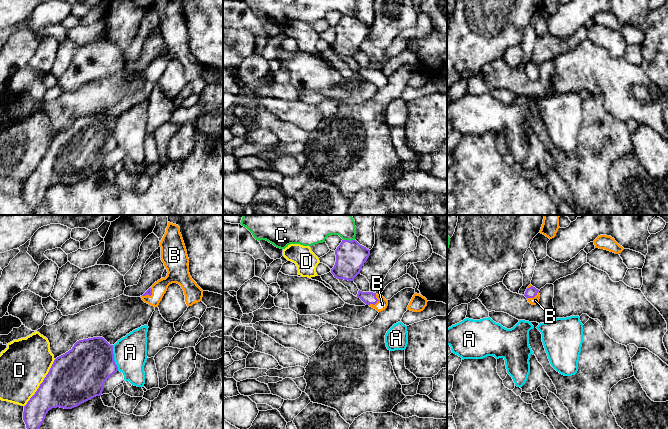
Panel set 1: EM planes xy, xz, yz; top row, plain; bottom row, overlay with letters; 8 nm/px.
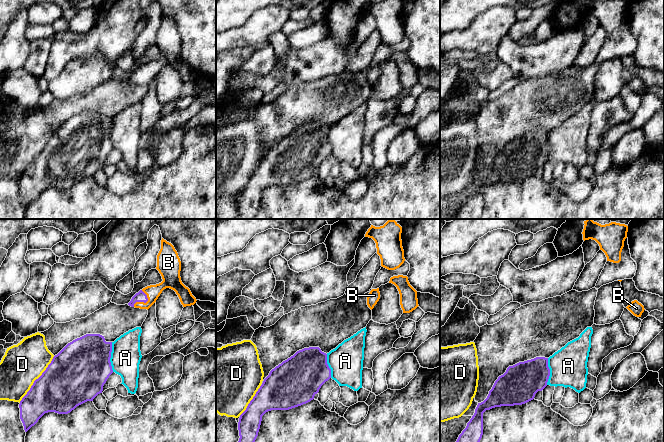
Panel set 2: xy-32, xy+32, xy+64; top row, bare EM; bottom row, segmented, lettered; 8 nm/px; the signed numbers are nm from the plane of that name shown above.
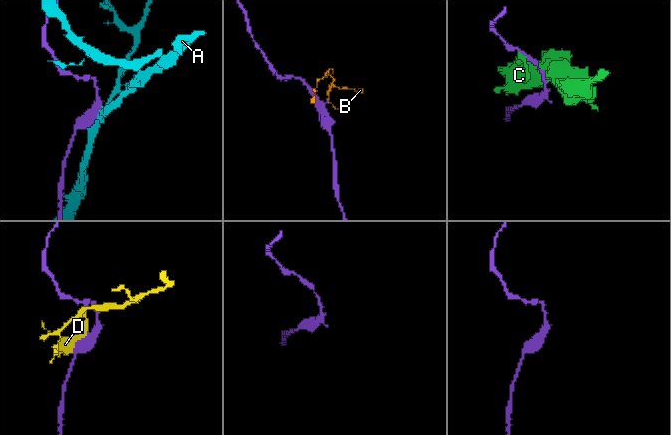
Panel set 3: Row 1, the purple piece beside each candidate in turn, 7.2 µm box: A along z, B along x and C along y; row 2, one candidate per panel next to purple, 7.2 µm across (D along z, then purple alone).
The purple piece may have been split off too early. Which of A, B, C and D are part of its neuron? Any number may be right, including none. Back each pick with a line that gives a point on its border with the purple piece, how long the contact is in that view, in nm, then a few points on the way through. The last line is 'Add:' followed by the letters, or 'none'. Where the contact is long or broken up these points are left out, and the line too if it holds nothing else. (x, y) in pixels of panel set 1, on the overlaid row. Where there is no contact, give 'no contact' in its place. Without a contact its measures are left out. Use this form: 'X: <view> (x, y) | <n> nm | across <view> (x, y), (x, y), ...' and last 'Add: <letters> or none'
B: xz (376, 302) | 110 nm | across xz (368, 298), (376, 302), (382, 304)
Add: B

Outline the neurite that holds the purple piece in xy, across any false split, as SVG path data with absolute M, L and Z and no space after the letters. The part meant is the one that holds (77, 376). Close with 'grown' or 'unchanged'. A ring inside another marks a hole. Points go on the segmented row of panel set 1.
M103 337L77 341L71 350L54 360L43 382L24 406L23 420L26 428L39 429L52 408L72 409L96 396L101 396L105 381L117 371L113 345Z; unchanged

